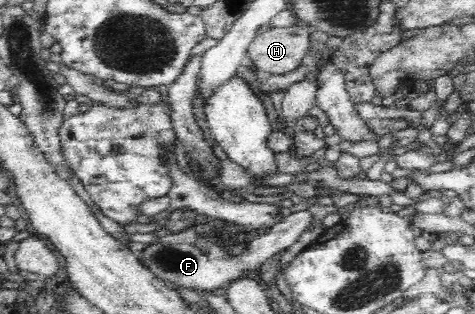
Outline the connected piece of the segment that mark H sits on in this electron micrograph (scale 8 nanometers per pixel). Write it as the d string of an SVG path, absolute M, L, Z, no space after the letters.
M298 23L291 27L272 27L261 35L256 35L249 45L247 54L255 67L270 75L285 75L301 66L301 61L310 52L311 33L313 29Z

